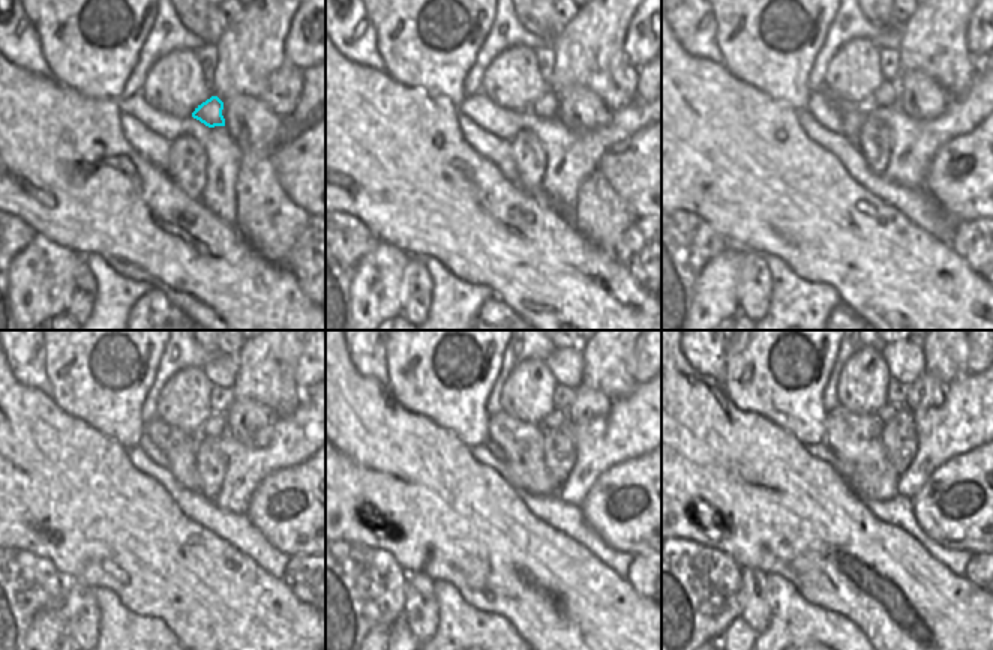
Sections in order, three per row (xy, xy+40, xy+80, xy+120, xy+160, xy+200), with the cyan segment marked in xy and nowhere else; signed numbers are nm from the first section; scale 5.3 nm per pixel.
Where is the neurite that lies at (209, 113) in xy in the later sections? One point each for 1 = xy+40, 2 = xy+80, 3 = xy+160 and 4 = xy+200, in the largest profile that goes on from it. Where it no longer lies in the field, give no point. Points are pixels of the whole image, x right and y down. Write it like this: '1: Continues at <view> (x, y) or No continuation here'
1: Continues at xy+40 (546, 107)
2: Continues at xy+80 (885, 96)
3: Continues at xy+160 (557, 419)
4: Continues at xy+200 (888, 412).

